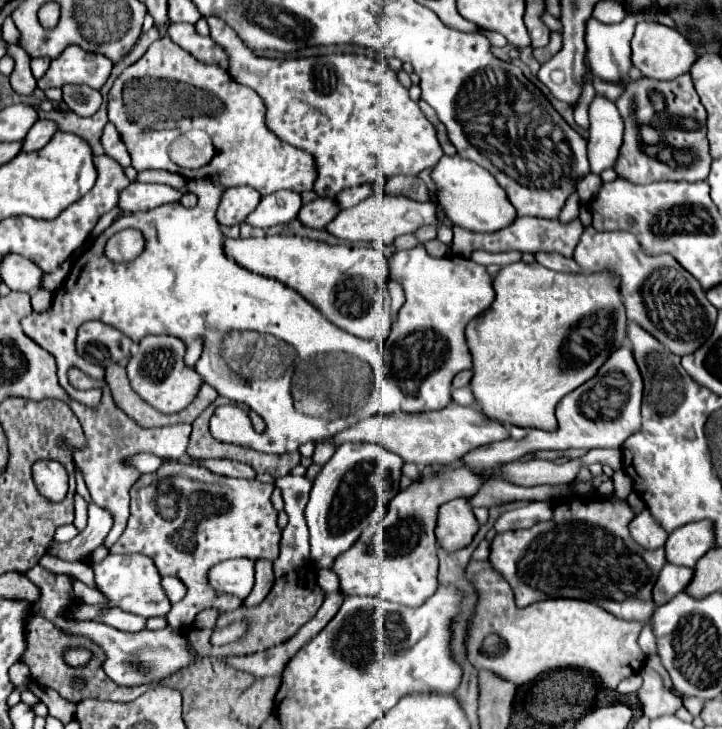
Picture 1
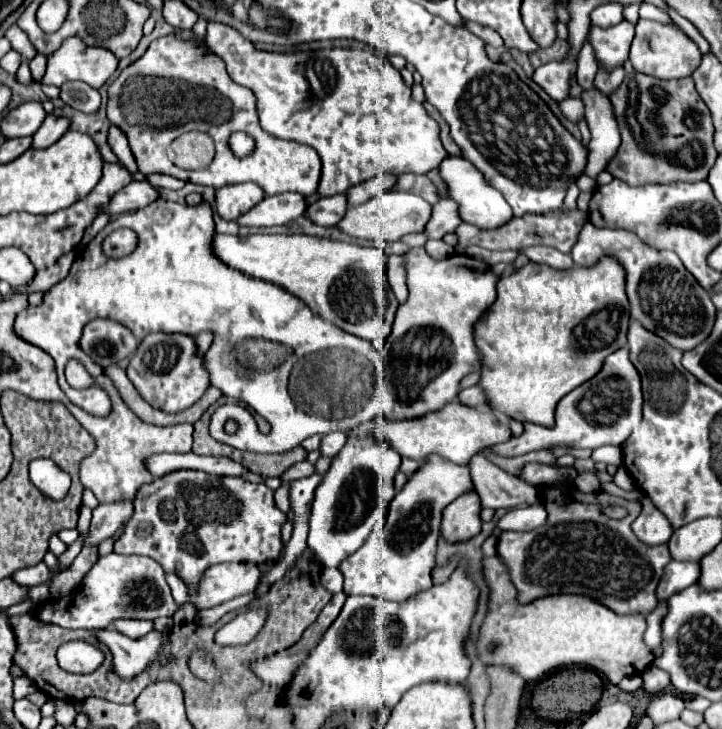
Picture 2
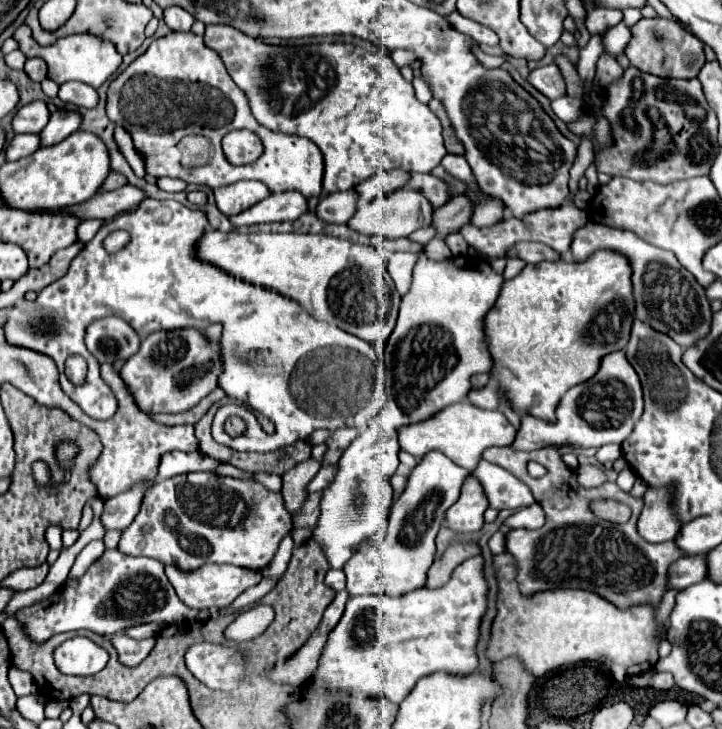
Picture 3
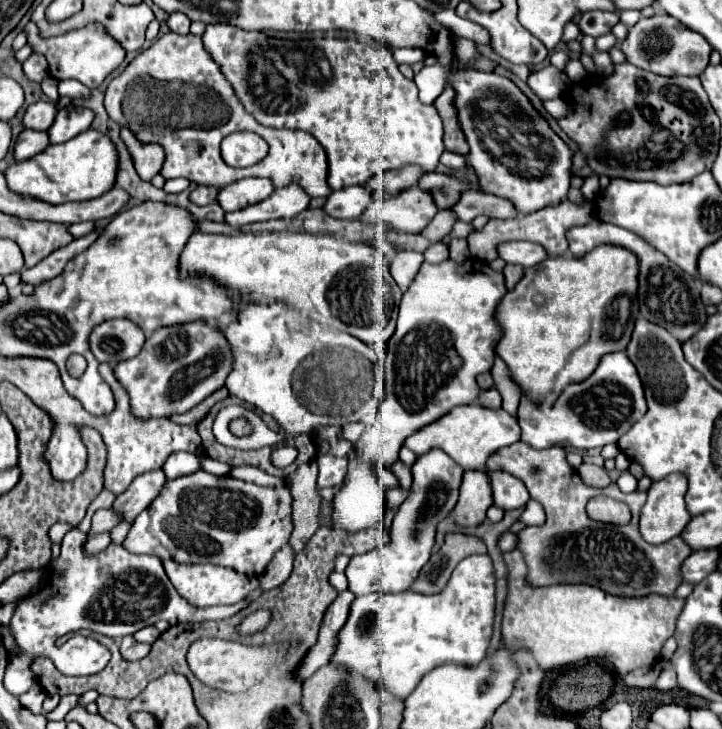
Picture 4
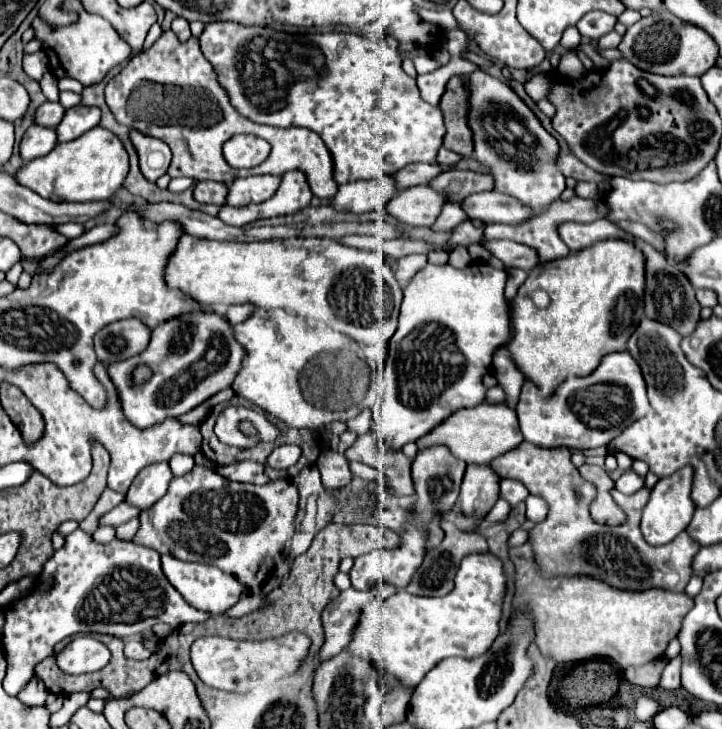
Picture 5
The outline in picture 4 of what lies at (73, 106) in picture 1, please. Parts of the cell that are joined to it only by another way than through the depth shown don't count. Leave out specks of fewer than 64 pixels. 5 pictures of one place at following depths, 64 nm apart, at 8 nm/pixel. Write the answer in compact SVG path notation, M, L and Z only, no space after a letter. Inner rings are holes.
M62 80L58 84L60 96L64 98L72 98L72 100L88 100L90 98L90 88L86 88L82 82L76 80Z

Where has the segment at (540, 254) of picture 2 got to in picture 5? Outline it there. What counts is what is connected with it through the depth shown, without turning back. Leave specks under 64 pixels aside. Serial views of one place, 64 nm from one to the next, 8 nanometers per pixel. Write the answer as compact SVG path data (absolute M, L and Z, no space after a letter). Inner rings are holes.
M494 240L490 242L488 250L504 262L506 268L522 268L530 270L538 264L538 252L530 246L510 242L510 240Z

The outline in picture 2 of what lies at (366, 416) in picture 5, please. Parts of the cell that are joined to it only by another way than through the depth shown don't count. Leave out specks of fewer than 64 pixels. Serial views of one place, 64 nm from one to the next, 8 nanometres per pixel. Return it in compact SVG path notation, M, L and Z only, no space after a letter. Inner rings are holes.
M346 432L326 434L326 436L322 438L322 442L320 442L320 454L322 454L324 458L334 458L334 456L340 452L340 448L344 446L346 438L348 438Z

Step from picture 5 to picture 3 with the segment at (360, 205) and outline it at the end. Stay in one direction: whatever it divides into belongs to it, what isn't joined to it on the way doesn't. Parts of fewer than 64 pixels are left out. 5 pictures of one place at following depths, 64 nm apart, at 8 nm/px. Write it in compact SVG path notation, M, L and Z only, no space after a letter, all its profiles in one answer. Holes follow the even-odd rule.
M334 192L324 196L316 206L316 216L326 224L346 224L356 210L356 192Z

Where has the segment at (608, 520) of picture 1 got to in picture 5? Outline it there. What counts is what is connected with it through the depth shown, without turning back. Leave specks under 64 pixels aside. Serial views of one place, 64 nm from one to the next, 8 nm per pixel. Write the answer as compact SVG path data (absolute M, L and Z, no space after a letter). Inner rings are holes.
M522 442L518 448L504 452L490 462L490 468L500 478L520 480L530 494L550 500L550 510L544 522L536 524L528 532L528 542L534 550L534 562L542 578L554 576L594 576L614 588L644 592L650 588L662 588L670 592L682 592L688 584L692 570L690 562L700 546L690 540L686 532L664 546L650 546L640 534L640 514L648 502L650 490L642 488L632 496L626 496L612 488L616 504L626 512L628 520L620 526L596 524L590 518L588 506L596 498L596 486L586 482L576 466L570 462L568 448L538 448L530 442ZM600 536L600 552L598 552Z

